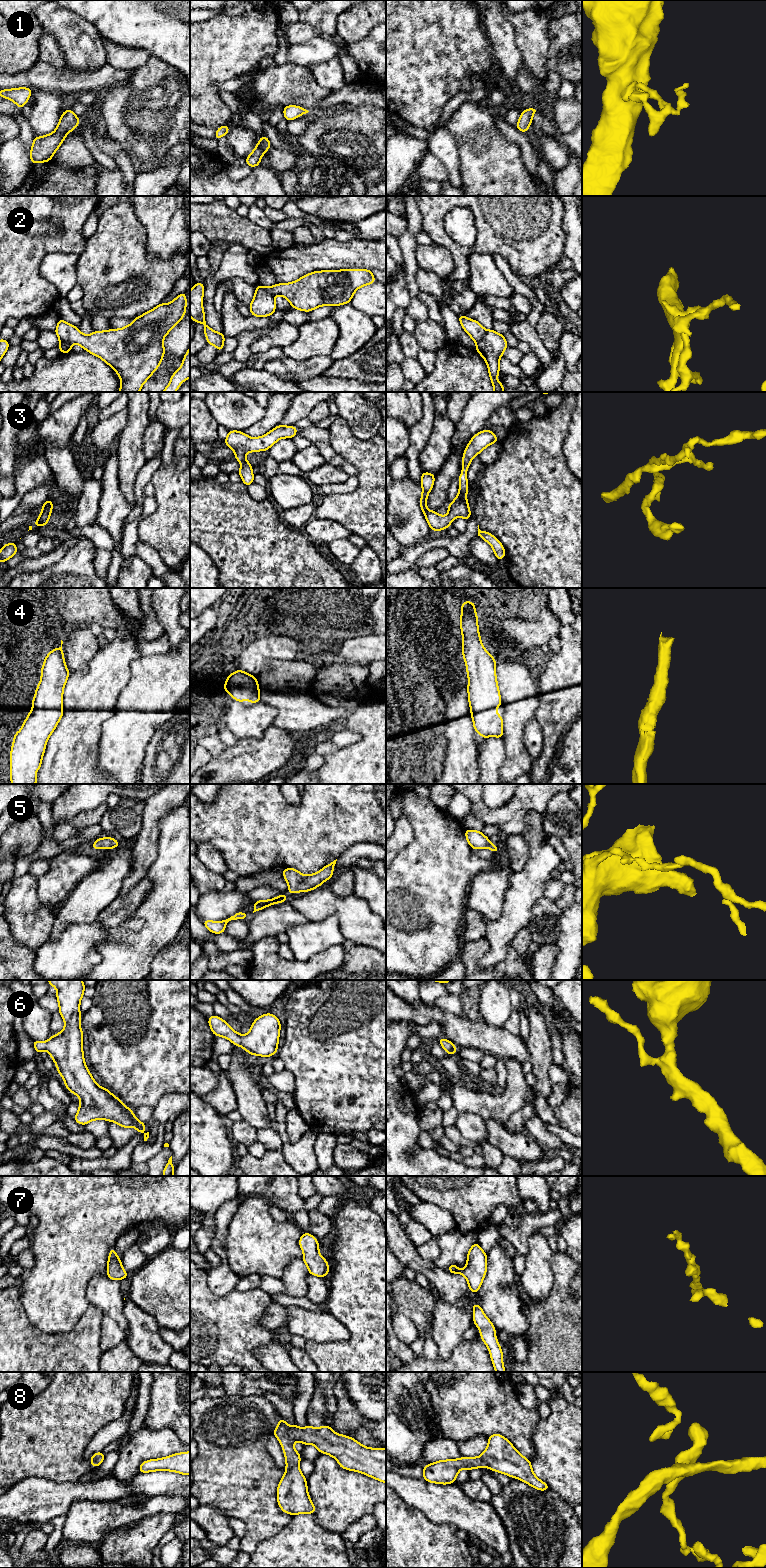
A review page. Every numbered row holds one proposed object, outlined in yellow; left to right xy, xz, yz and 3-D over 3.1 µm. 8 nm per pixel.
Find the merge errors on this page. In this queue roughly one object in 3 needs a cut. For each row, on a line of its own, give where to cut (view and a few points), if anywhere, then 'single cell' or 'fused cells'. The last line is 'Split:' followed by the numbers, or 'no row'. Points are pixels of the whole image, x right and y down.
1: cut none; single cell
2: cut xz (257, 285), (265, 288), (273, 296); fused cells
3: cut none; single cell
4: cut none; single cell
5: cut none; single cell
6: cut none; single cell
7: cut none; single cell
8: cut none; single cell
Split: 2

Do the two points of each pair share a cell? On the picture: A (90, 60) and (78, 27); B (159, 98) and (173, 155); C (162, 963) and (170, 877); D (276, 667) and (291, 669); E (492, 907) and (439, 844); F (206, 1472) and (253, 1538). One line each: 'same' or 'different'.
A: same
B: different
C: different
D: same
E: different
F: same

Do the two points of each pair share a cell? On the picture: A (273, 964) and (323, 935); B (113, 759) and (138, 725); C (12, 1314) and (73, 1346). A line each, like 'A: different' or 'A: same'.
A: different
B: same
C: same

